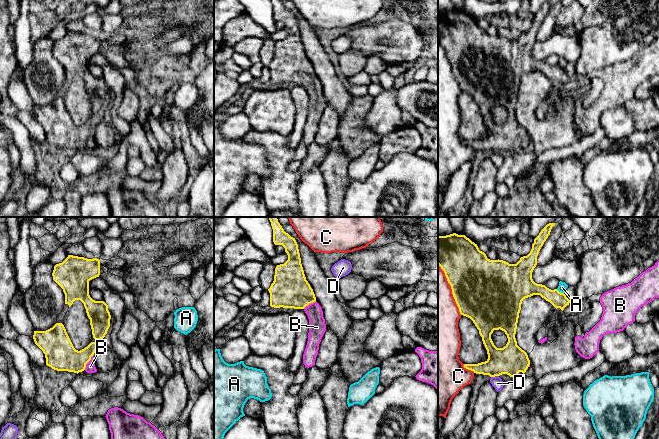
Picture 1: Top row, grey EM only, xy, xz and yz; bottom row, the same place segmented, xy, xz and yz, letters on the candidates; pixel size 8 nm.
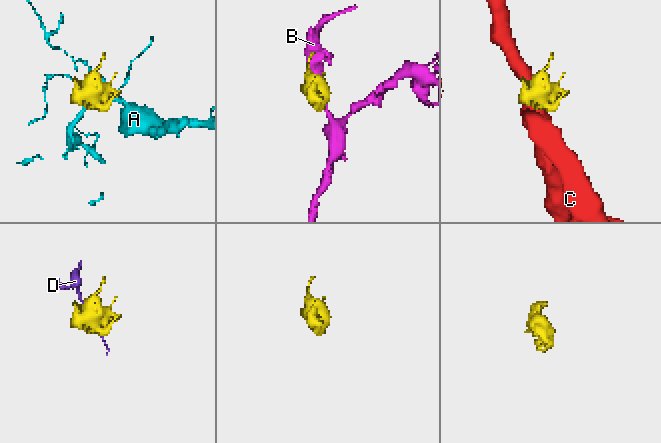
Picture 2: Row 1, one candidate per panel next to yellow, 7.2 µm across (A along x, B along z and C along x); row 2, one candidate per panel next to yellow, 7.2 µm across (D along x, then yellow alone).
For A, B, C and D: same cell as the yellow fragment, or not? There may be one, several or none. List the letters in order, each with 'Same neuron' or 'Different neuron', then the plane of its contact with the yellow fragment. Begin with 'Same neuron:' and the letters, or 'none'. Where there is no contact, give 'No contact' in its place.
Same neuron: B
A: Different neuron. Touches yellow in yz
B: Same neuron. Touches yellow in xy
C: Different neuron. Touches yellow in yz
D: Different neuron. Touches yellow in yz

